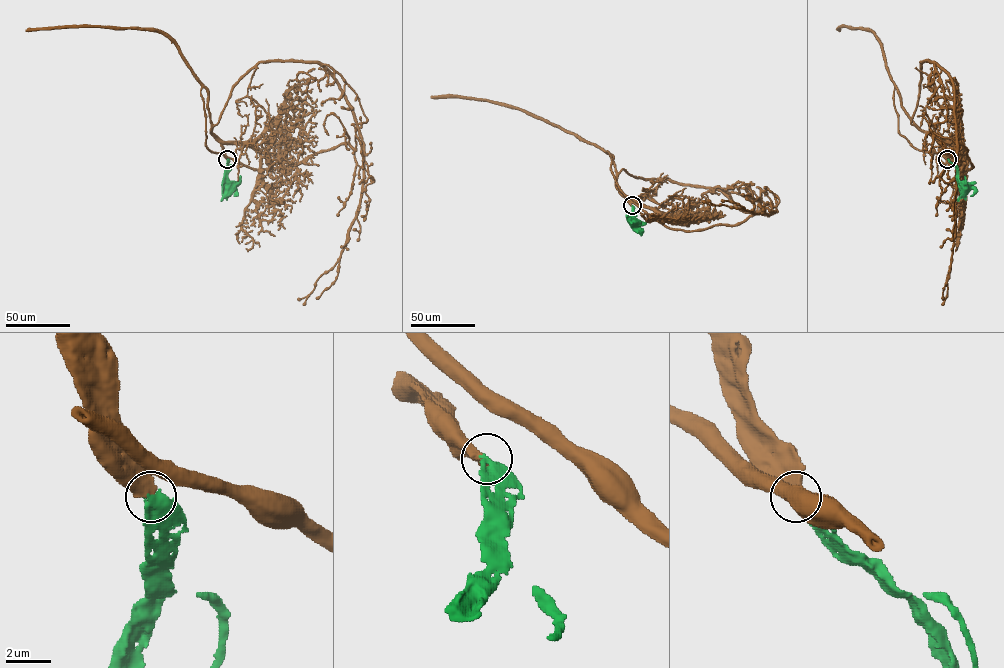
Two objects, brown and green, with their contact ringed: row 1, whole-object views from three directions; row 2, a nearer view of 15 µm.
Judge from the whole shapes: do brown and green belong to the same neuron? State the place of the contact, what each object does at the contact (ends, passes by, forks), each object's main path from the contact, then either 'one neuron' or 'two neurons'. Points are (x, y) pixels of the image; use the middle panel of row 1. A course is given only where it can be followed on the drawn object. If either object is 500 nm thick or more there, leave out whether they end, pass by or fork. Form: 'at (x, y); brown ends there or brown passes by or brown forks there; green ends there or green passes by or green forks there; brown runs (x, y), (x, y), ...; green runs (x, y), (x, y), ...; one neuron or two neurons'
at (632, 205); brown runs (632, 206), (617, 184), (622, 168), (635, 177), (719, 189), (741, 210), (768, 214), (702, 201); green runs (632, 206), (632, 223); one neuron

